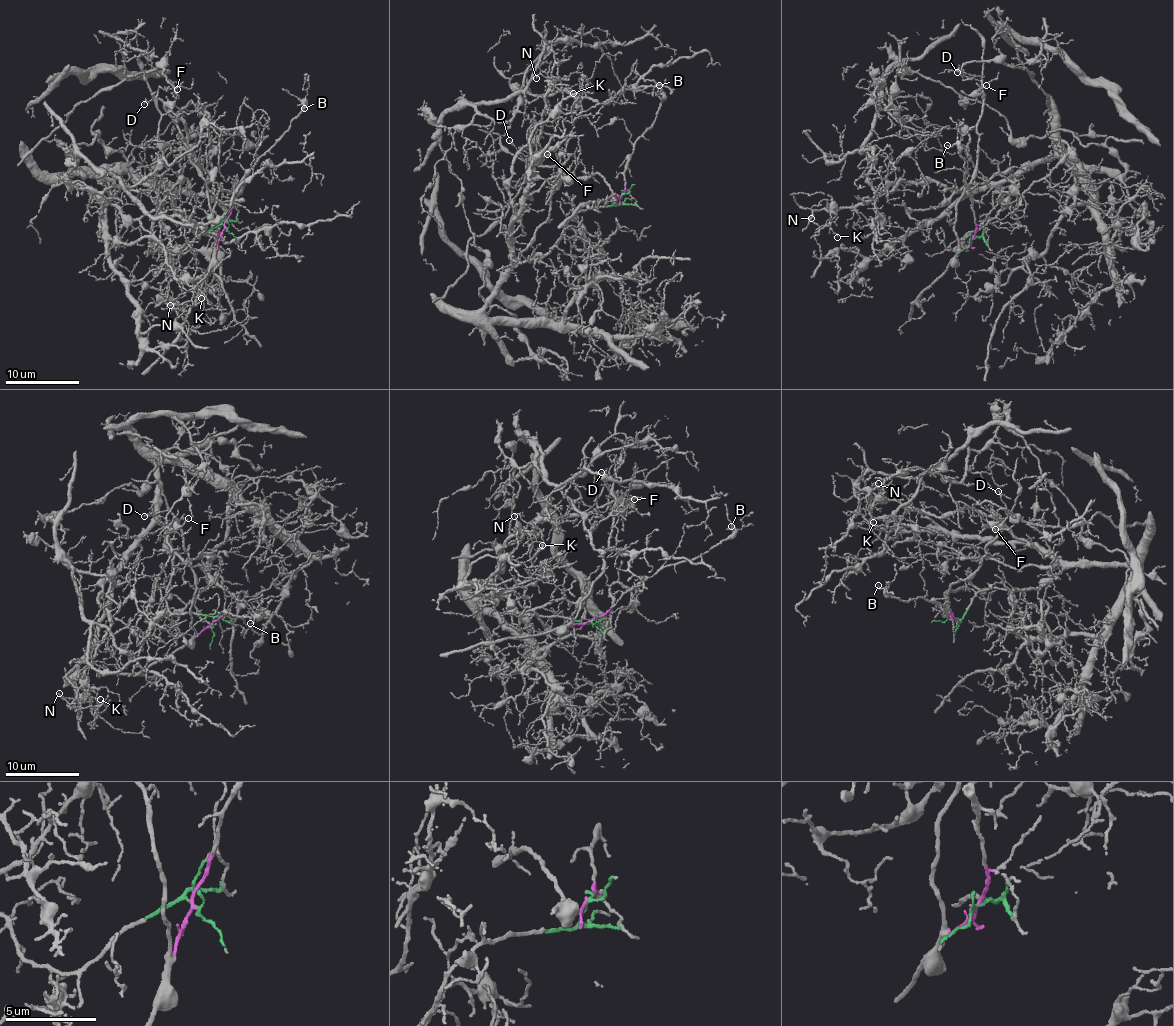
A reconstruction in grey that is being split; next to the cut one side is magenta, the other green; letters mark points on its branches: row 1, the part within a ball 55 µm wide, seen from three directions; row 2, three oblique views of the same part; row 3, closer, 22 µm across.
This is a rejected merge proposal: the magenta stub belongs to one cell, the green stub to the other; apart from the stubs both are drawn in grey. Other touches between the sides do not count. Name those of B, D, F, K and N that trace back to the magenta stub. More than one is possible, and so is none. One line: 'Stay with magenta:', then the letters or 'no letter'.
Stay with magenta: B, D, F

